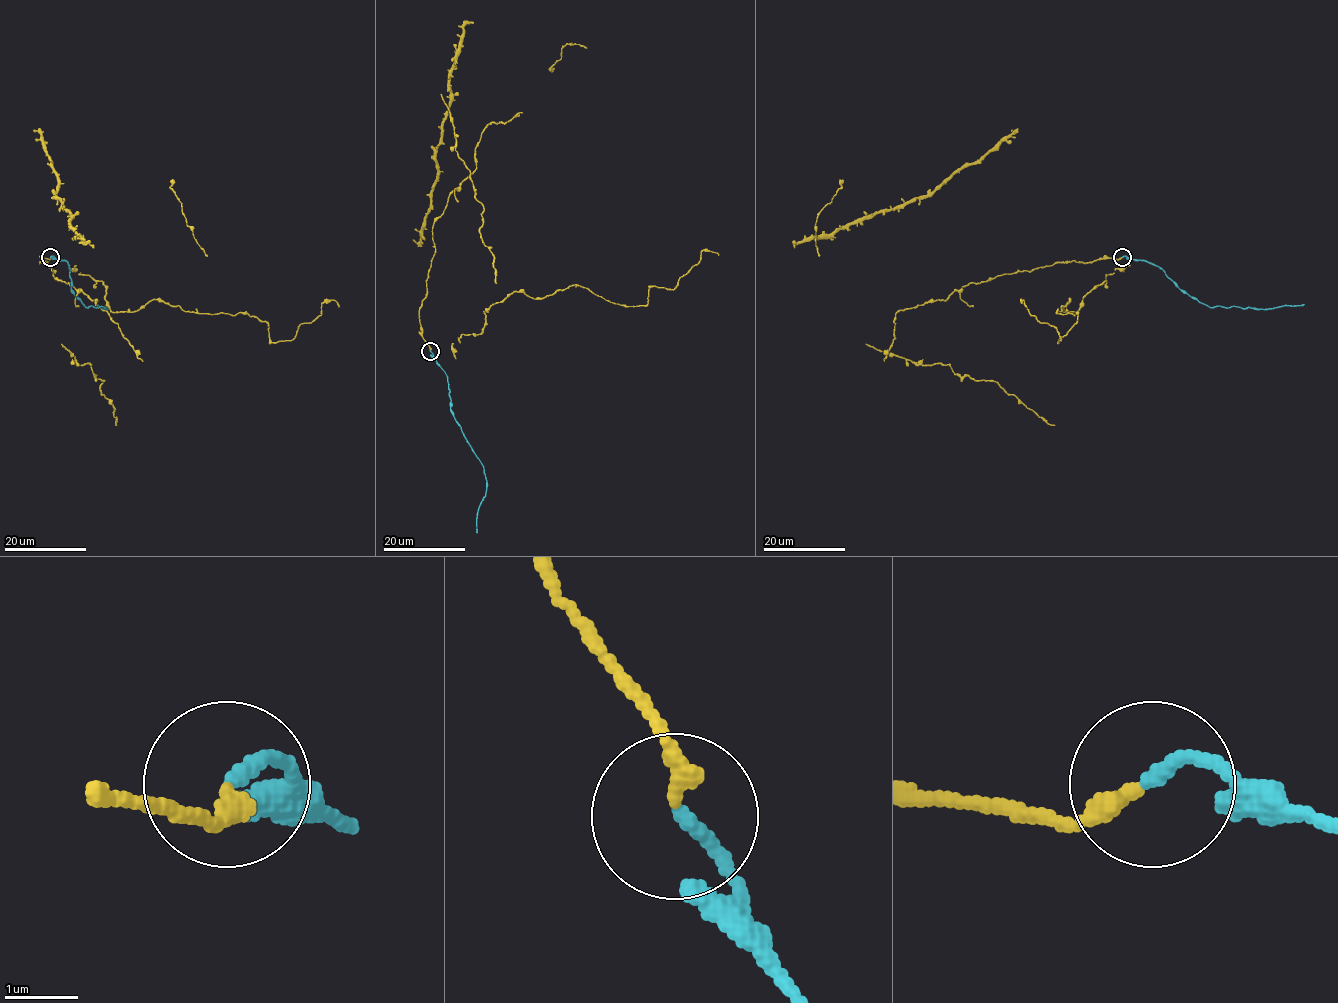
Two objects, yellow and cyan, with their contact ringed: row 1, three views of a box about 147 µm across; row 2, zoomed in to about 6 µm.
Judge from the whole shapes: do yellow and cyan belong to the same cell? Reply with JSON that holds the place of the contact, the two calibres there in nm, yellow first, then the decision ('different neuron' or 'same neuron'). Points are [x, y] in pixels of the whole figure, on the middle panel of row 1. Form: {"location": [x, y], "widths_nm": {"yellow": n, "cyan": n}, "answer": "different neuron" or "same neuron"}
{"location": [430, 351], "widths_nm": {"yellow": 240, "cyan": 190}, "answer": "different neuron"}

